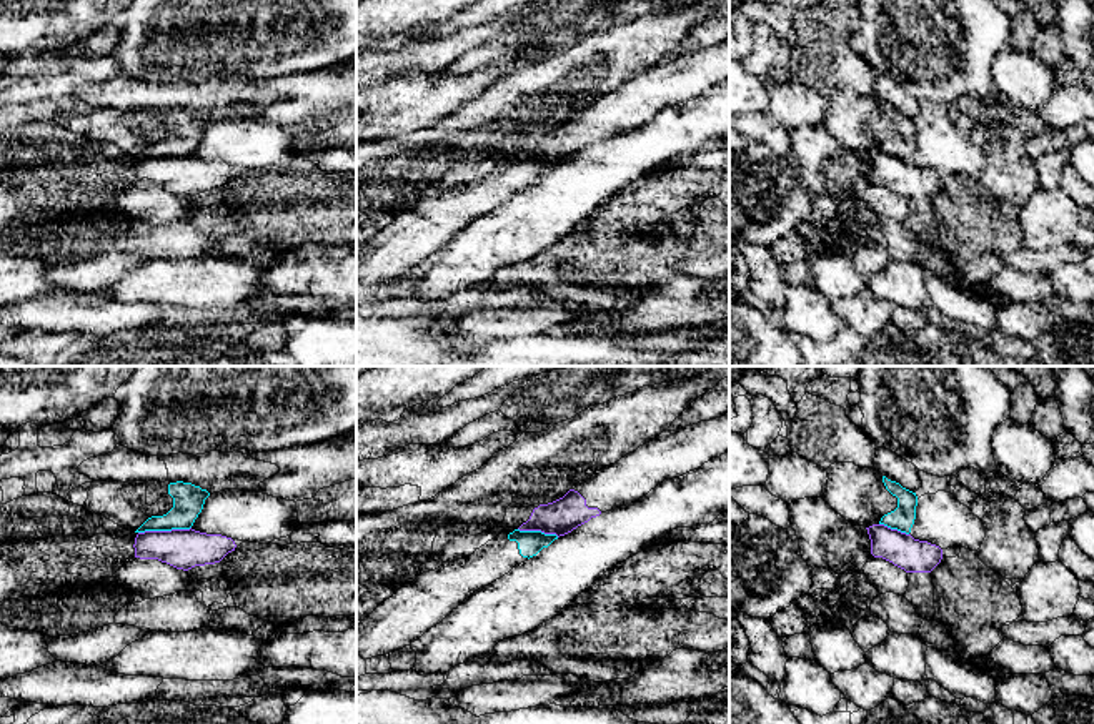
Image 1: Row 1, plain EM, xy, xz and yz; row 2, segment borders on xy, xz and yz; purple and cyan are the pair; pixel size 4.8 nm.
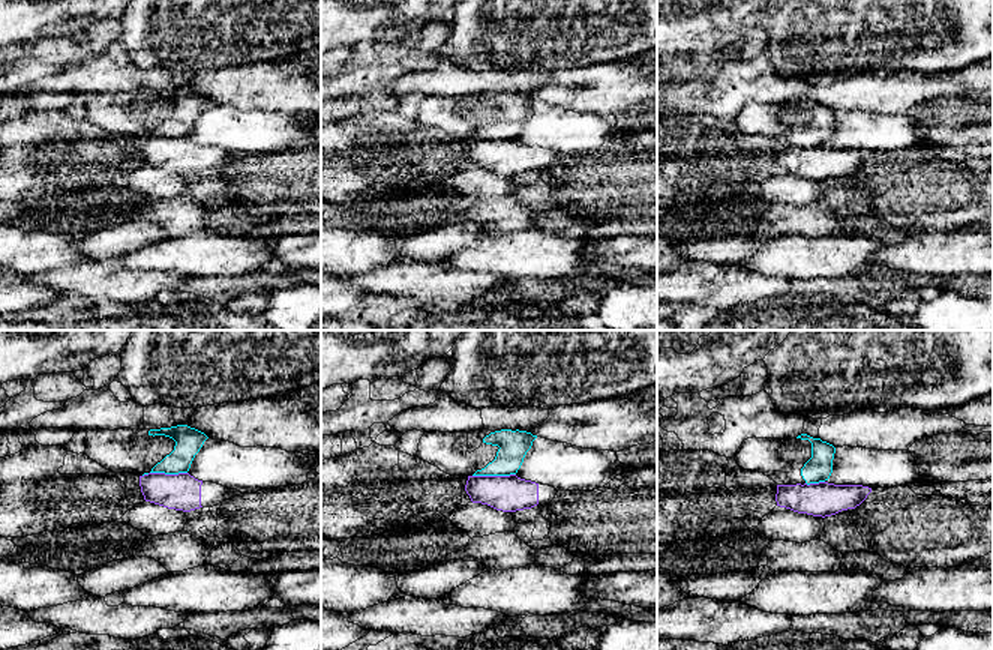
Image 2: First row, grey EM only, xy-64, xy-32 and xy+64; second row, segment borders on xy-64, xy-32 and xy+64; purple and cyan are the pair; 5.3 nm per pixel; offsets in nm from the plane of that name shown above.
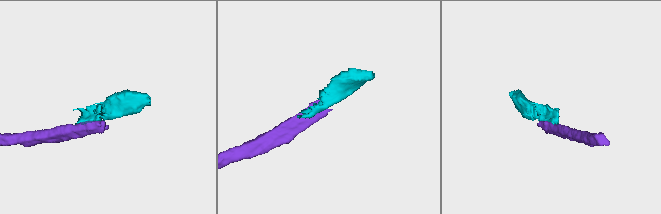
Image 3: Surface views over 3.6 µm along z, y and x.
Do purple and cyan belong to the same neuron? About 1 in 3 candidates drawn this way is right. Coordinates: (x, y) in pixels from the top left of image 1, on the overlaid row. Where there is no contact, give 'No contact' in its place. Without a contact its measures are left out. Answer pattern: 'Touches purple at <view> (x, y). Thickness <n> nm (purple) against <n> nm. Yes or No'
Touches purple at xy (164, 531). Thickness 190 nm (purple) against 150 nm. No

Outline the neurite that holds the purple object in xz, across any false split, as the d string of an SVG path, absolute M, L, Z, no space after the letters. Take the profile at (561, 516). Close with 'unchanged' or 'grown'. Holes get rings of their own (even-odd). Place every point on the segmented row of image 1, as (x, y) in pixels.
M729 413L676 431L663 431L618 463L596 471L589 479L579 481L563 498L535 508L530 519L518 529L564 536L601 513L638 501L664 479L679 478L724 453L729 453Z; grown

